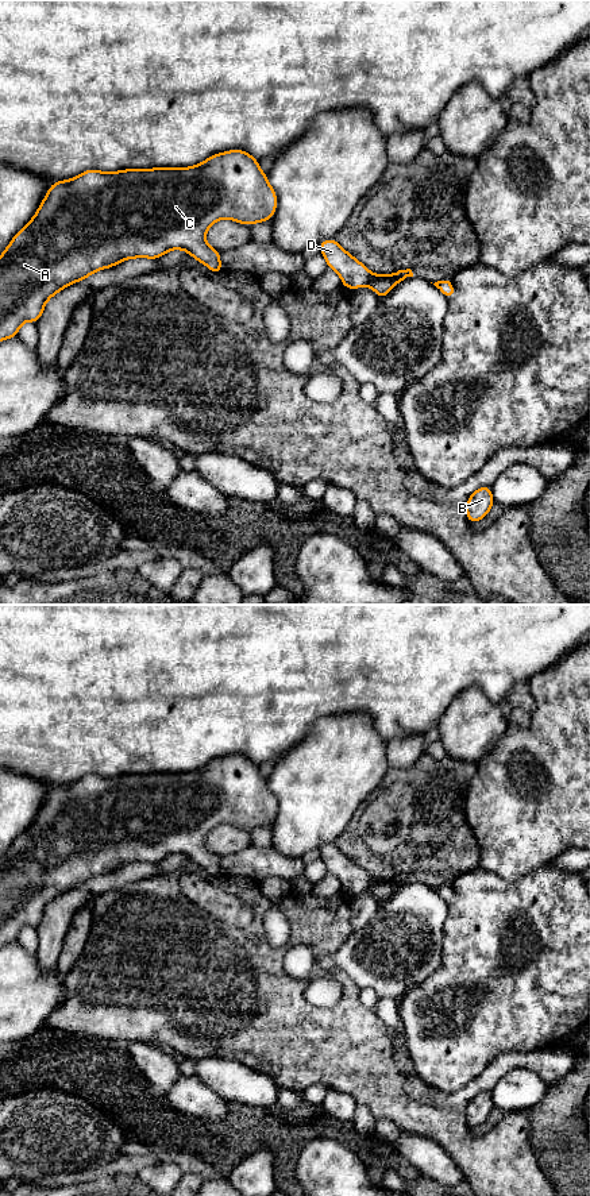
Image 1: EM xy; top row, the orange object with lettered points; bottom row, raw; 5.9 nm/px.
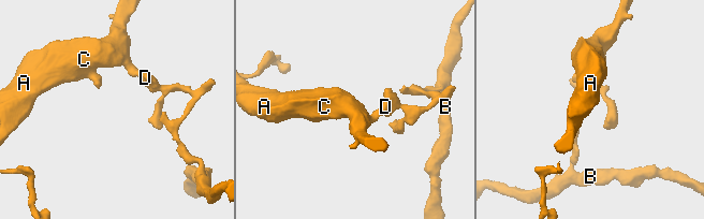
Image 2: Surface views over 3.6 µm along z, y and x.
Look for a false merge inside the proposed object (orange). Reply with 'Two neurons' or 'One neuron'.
Two neurons

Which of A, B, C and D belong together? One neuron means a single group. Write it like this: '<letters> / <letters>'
A C D / B

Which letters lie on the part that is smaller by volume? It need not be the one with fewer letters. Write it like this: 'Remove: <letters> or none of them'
Remove: B

